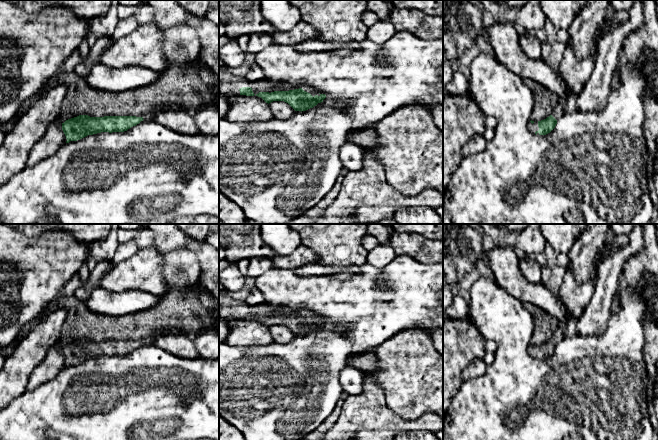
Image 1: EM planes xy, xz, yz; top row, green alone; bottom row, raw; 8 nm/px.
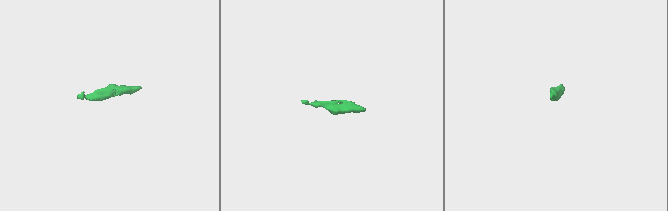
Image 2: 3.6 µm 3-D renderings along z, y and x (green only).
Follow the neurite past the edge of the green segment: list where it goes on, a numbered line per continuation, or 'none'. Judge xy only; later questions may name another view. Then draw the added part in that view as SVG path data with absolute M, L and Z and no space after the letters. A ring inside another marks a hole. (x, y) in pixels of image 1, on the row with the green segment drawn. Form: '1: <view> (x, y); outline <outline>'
1: xy (148, 116); outline M168 106L166 109L161 109L159 112L166 111L166 110L171 110L171 109L181 110L181 108L178 107L178 106ZM153 110L153 111L151 111L149 113L146 113L146 114L143 115L143 119L144 120L154 120L155 115L158 114L159 112Z

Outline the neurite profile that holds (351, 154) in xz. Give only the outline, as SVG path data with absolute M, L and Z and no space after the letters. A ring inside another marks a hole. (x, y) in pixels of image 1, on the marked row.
M347 142L339 149L339 158L344 170L359 171L363 165L363 155L365 148L353 142Z

